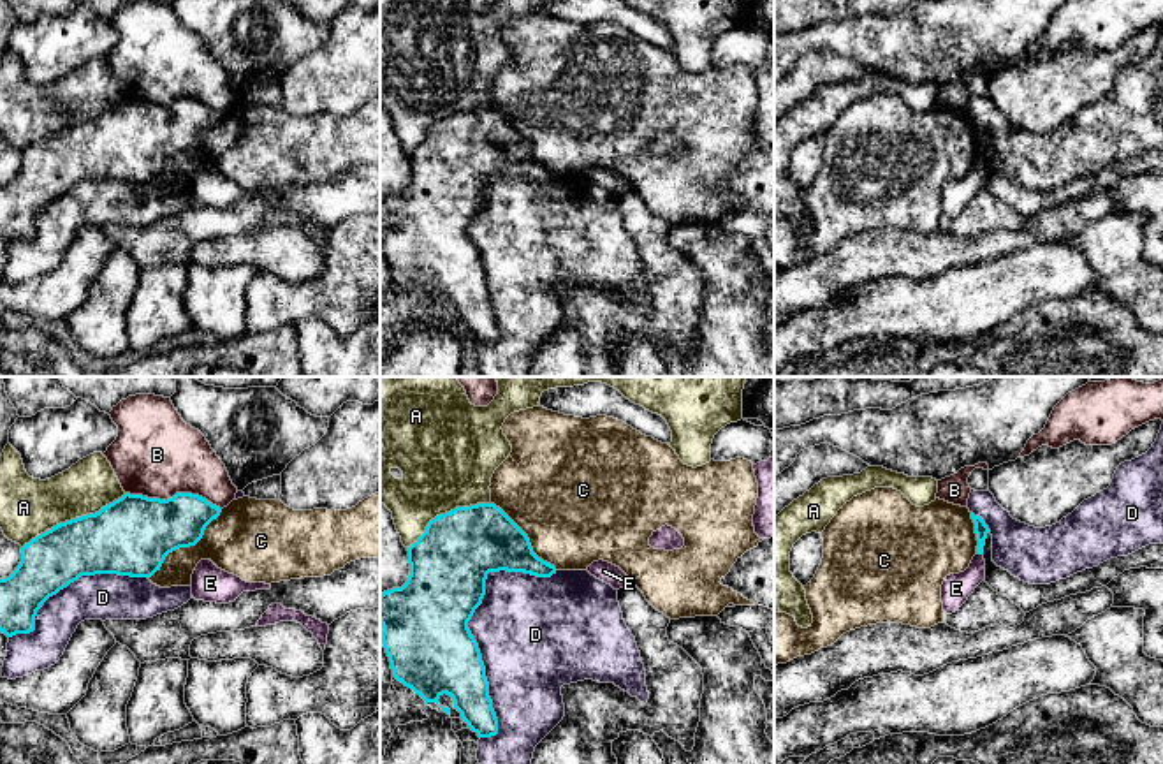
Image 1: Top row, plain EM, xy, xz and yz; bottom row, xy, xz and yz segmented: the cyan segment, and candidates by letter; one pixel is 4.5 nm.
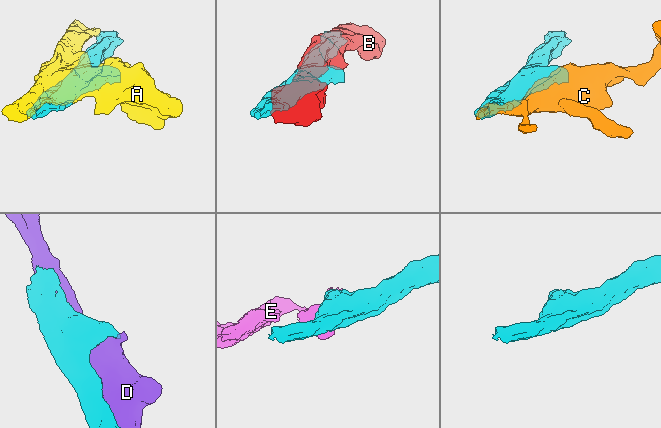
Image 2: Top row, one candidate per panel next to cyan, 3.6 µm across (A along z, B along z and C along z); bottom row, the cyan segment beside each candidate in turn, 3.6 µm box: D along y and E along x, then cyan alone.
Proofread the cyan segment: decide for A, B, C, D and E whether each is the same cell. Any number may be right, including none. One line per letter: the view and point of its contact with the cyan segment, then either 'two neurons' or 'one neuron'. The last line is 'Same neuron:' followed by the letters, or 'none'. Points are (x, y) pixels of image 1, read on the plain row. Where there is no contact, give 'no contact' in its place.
A: xy (73, 125) | two neurons
B: xy (173, 102) | two neurons
C: xy (187, 152) | two neurons
D: xz (467, 233) | two neurons
E: yz (980, 159) | two neurons
Same neuron: none

